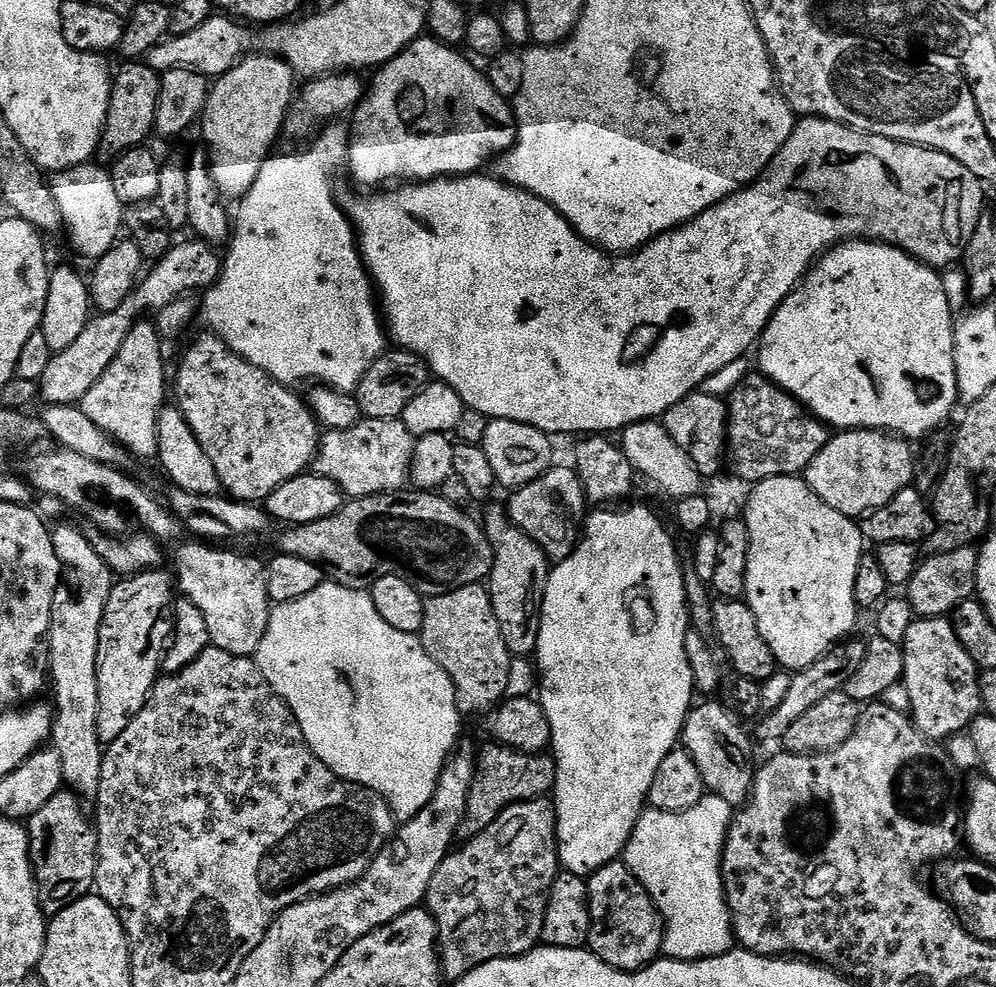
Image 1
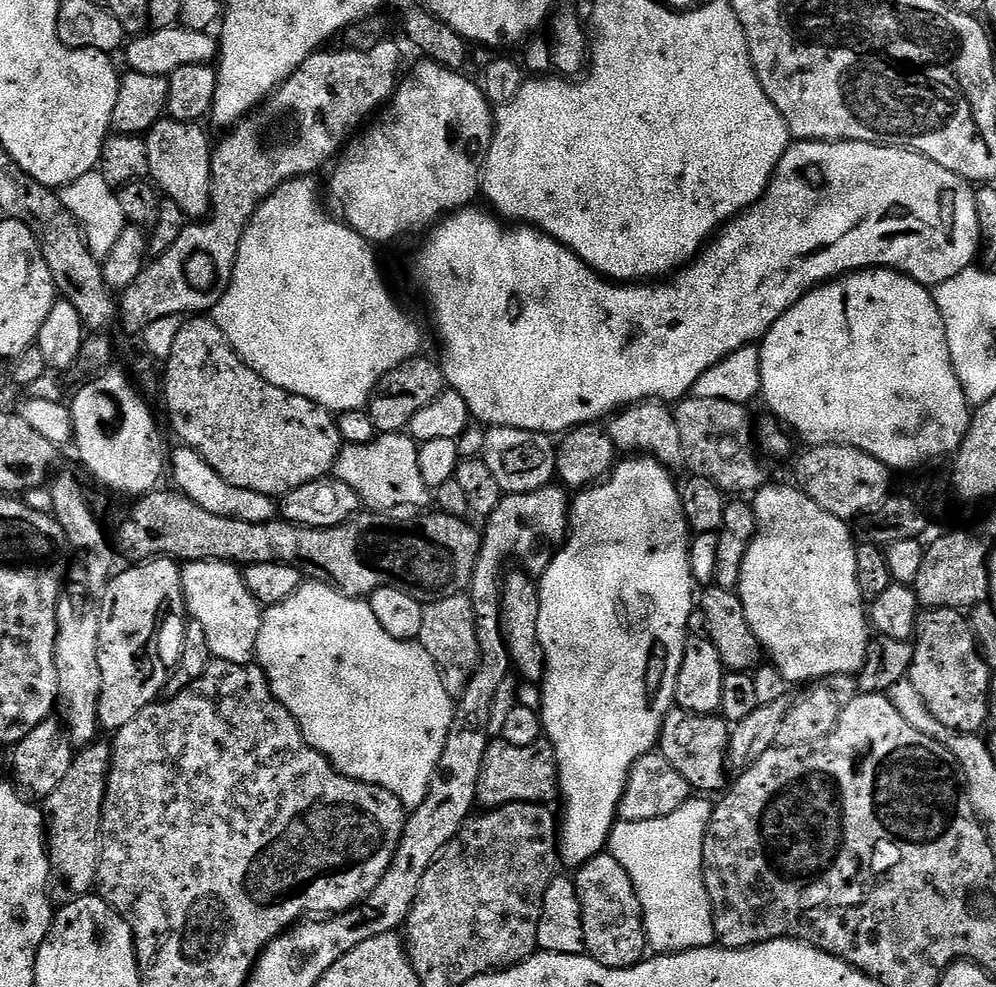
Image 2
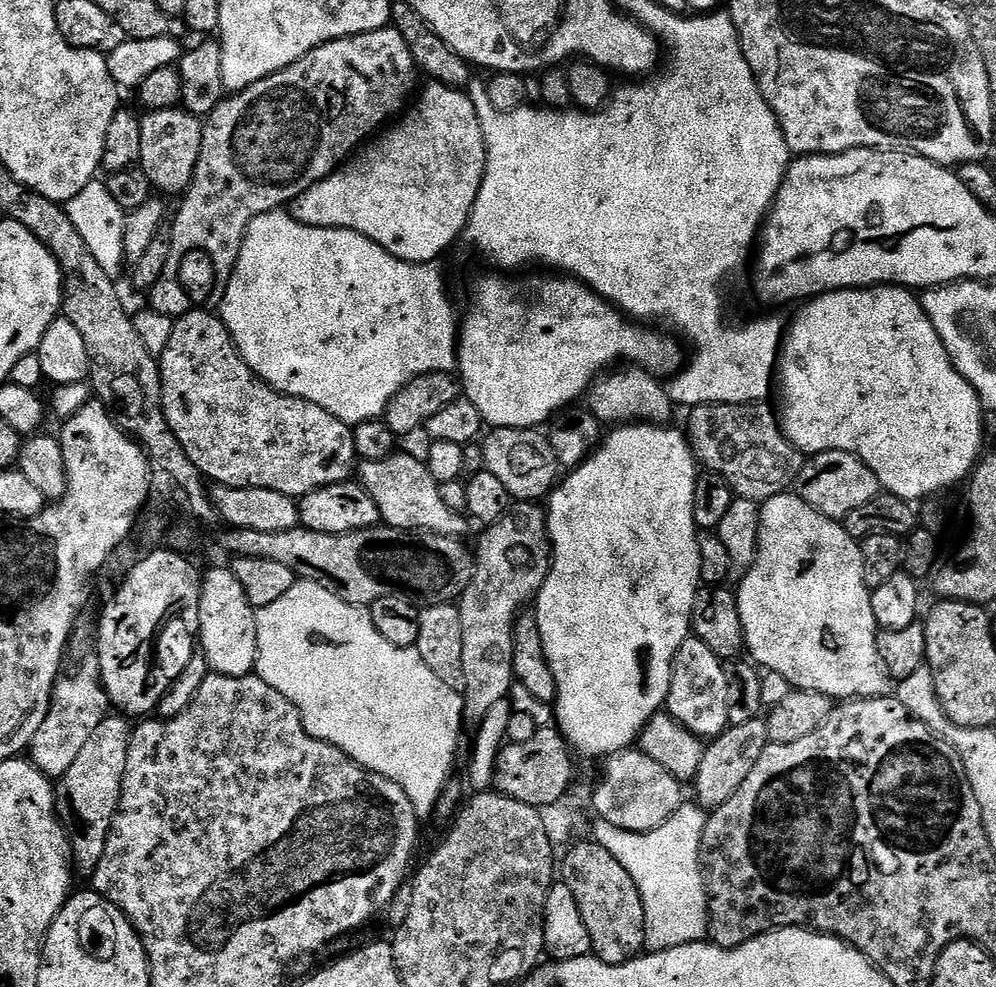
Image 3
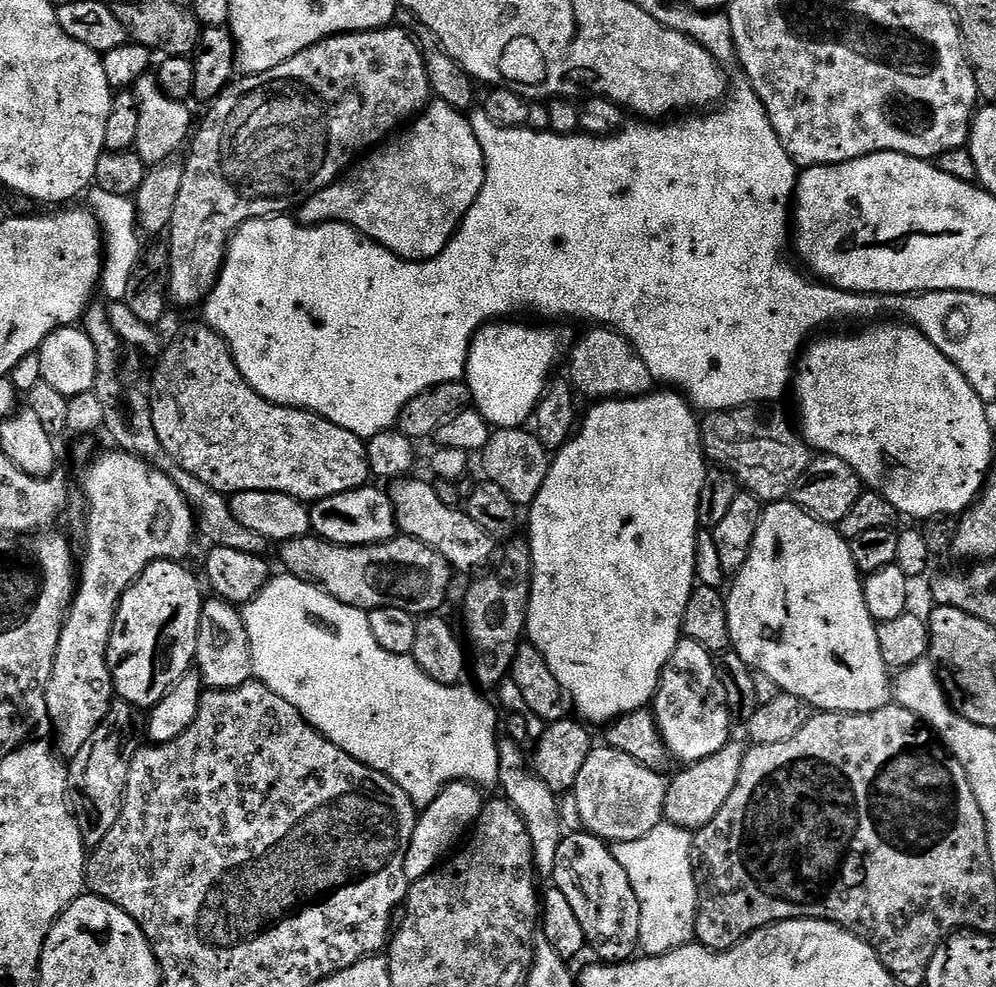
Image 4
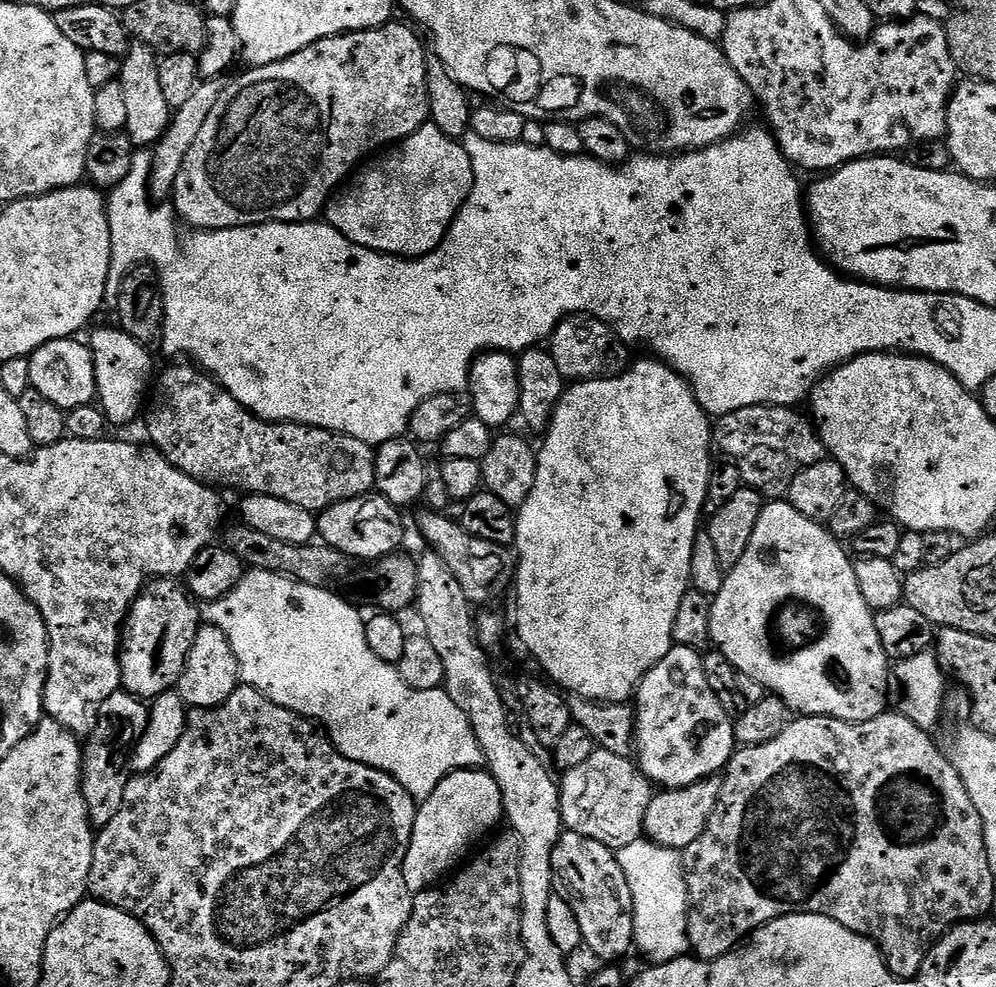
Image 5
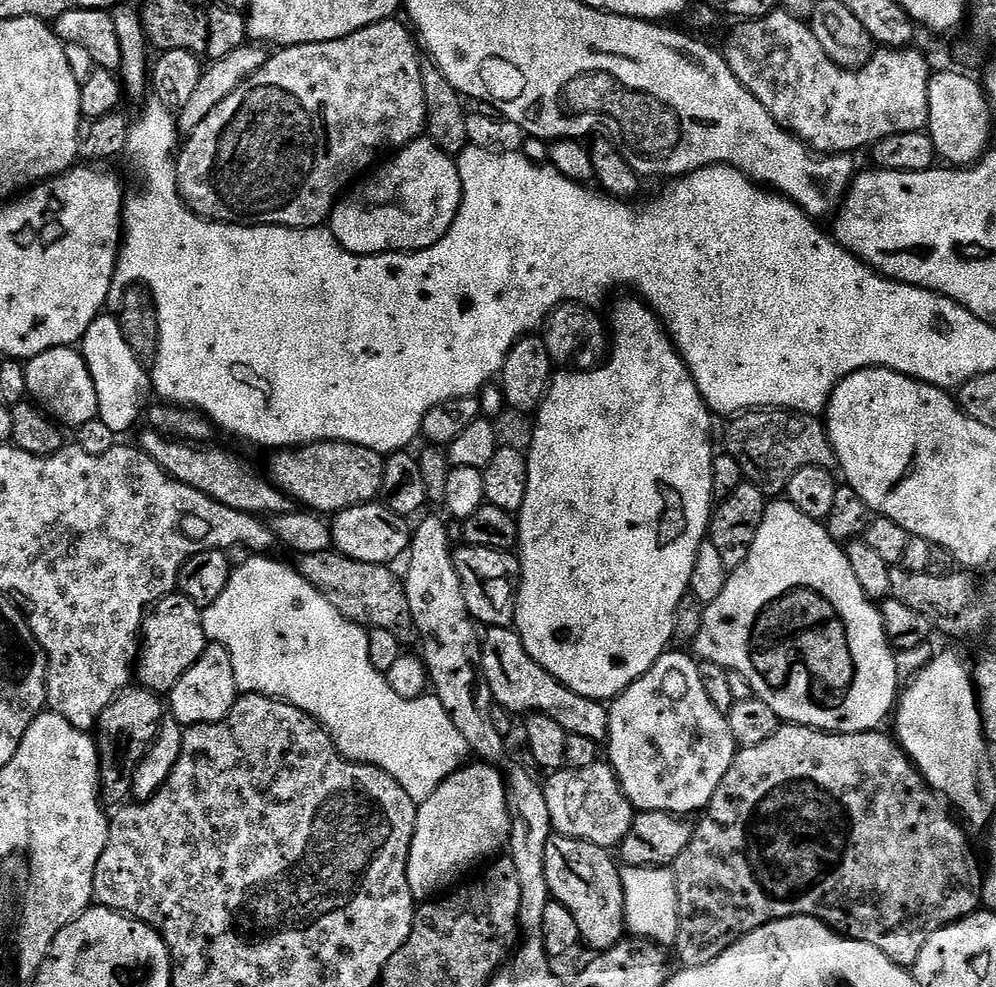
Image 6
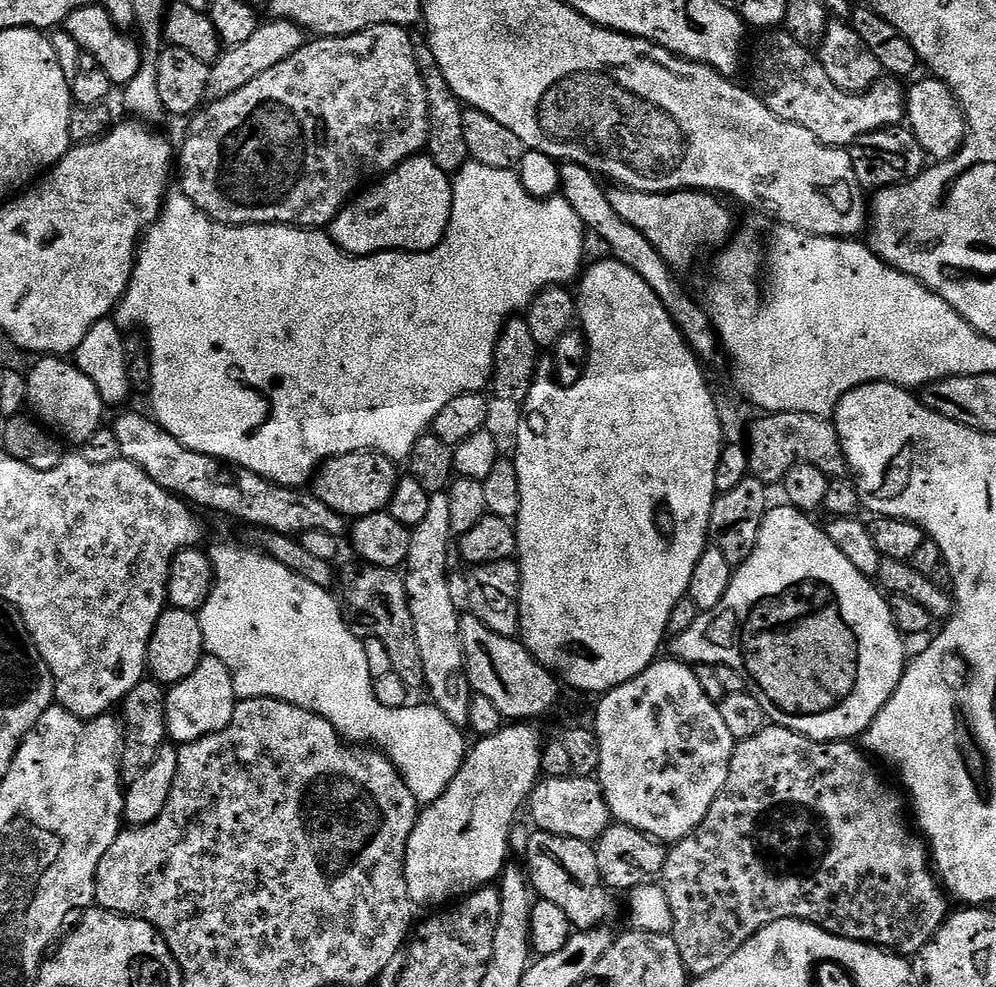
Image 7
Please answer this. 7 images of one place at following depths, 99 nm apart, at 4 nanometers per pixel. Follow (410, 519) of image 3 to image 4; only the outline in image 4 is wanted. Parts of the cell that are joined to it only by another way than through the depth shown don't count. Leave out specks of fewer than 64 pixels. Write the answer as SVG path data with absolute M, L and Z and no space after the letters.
M393 479L387 489L394 506L397 529L403 535L438 550L438 554L442 554L442 558L446 558L457 573L476 571L479 573L487 569L497 555L497 541L493 540L492 535L486 530L482 530L482 526L478 526L478 522L474 522L474 518L470 518L467 512L459 507L448 508L447 502L426 481L412 479Z

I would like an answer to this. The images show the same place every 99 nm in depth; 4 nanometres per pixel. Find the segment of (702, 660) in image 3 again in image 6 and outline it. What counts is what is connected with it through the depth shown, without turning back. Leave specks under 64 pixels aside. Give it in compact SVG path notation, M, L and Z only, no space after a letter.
M675 650L665 652L642 678L611 701L608 708L606 760L616 771L626 798L637 813L665 812L681 818L691 817L691 812L703 813L722 778L726 778L726 770L730 770L738 751L734 734L730 734L727 715L720 713L710 700L699 673L699 663L689 656Z

